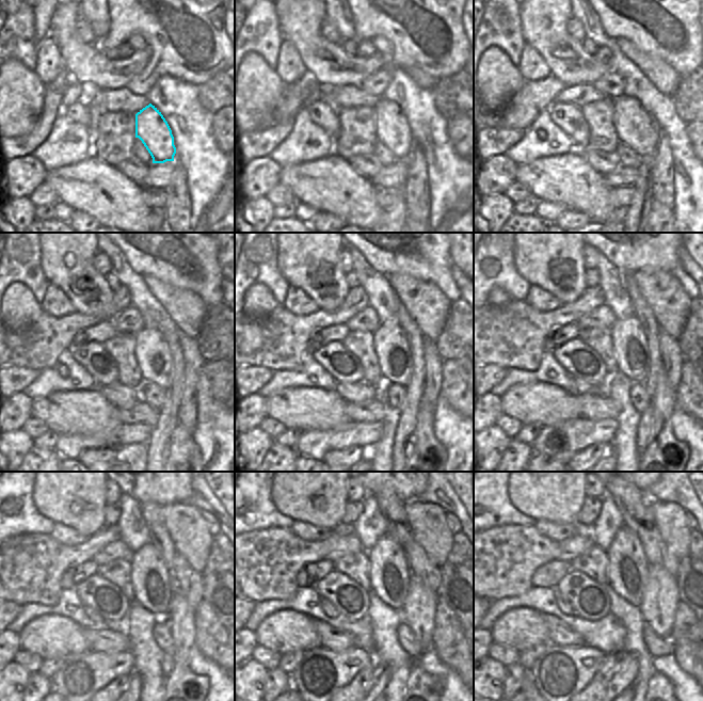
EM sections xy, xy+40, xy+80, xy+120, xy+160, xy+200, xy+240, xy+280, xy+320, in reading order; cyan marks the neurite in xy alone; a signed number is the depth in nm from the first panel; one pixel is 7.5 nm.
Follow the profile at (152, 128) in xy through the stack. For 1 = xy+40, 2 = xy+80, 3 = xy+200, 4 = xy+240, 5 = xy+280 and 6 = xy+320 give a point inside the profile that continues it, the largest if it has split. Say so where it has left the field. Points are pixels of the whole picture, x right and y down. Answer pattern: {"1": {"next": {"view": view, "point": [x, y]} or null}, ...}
{"1": {"next": {"view": "xy+40", "point": [393, 130]}}, "2": {"next": {"view": "xy+80", "point": [635, 128]}}, "3": {"next": {"view": "xy+200", "point": [628, 338]}}, "4": {"next": {"view": "xy+240", "point": [153, 582]}}, "5": {"next": {"view": "xy+280", "point": [389, 572]}}, "6": {"next": {"view": "xy+320", "point": [627, 566]}}}

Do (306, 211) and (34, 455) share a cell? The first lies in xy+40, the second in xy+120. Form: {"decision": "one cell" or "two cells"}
{"decision": "two cells"}

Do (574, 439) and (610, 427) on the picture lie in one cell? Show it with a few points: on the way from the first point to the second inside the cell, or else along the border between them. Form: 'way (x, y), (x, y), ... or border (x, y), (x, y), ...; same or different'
way (582, 432), (602, 431); same

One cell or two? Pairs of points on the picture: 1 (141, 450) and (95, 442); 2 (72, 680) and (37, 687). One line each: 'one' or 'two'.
1: two
2: two

